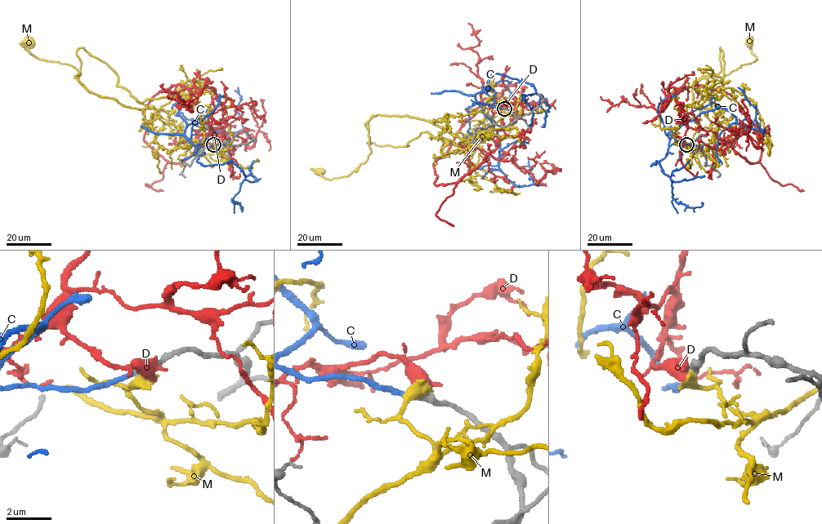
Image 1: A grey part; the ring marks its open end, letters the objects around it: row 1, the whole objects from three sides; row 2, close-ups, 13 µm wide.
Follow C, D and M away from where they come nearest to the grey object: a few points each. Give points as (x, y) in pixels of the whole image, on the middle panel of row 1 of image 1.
C: (504, 108), (490, 106), (484, 91), (475, 95), (499, 139), (499, 170), (516, 186), (533, 183), (528, 160)
D: (506, 108), (498, 106), (505, 135), (497, 147), (469, 174), (436, 184), (434, 163), (480, 99), (468, 23)
M: (505, 108), (489, 133), (466, 140), (426, 120), (375, 114), (368, 159), (348, 175), (327, 179), (320, 170)

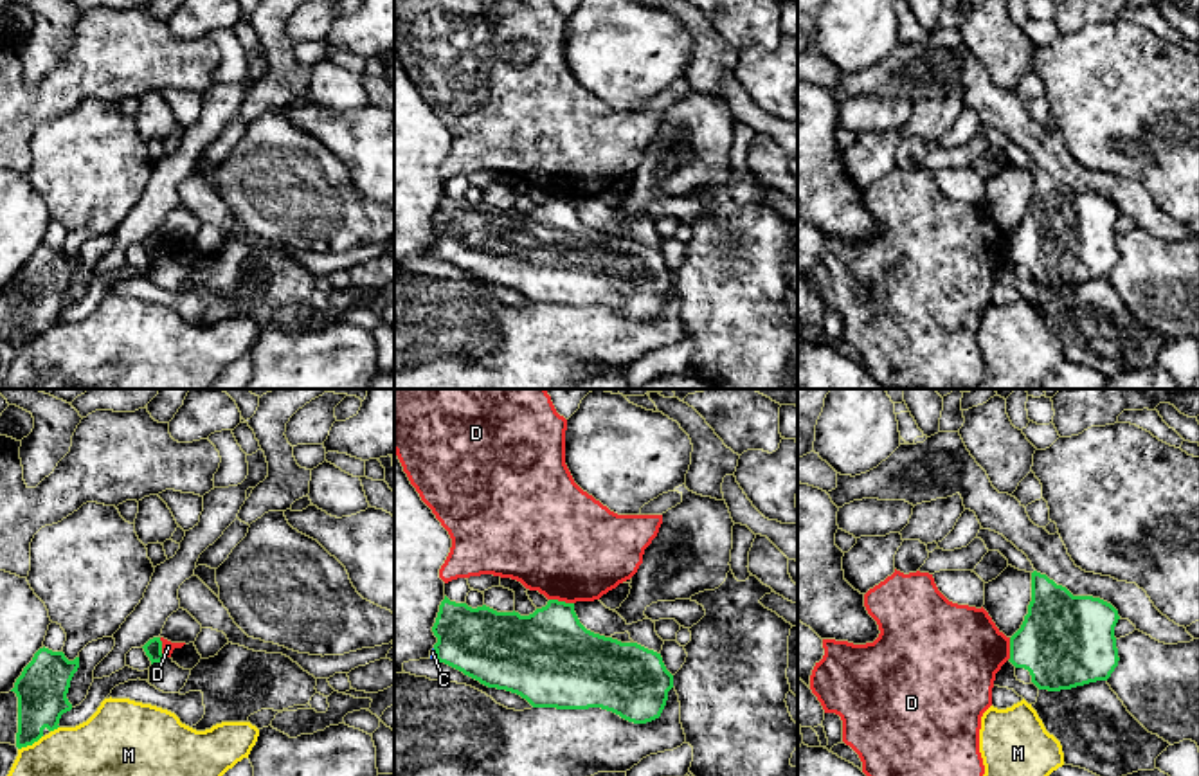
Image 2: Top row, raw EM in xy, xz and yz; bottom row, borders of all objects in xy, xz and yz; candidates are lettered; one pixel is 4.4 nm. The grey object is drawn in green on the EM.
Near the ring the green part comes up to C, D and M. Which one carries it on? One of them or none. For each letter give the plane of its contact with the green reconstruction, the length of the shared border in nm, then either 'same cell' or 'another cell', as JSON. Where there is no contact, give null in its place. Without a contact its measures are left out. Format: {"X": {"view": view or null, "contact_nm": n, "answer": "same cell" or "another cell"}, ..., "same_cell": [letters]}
{"C": {"view": "xz", "contact_nm": 50, "answer": "same cell"}, "D": {"view": "xz", "contact_nm": 110, "answer": "another cell"}, "M": {"view": "xy", "contact_nm": 130, "answer": "another cell"}, "same_cell": ["C"]}

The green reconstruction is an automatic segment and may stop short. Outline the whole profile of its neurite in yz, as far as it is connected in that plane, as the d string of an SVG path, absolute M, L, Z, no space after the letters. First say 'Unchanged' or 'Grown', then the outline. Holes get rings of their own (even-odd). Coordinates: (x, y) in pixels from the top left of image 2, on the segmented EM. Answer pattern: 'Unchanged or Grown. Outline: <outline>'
Unchanged. Outline: M1032 573L1032 601L1021 628L1010 637L1010 663L1024 668L1039 690L1060 691L1107 681L1118 666L1114 627L1118 610L1093 596L1073 596L1046 574Z

